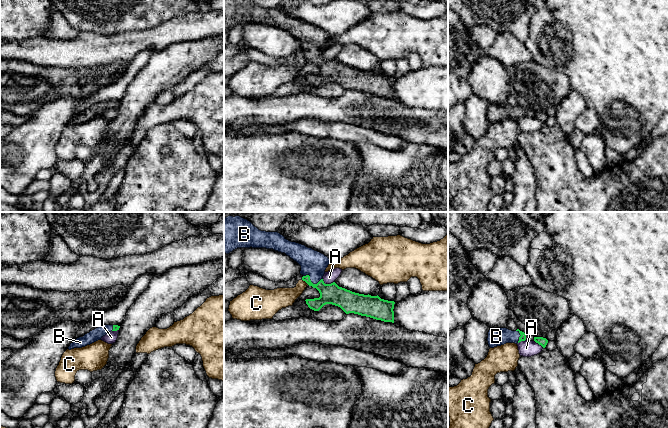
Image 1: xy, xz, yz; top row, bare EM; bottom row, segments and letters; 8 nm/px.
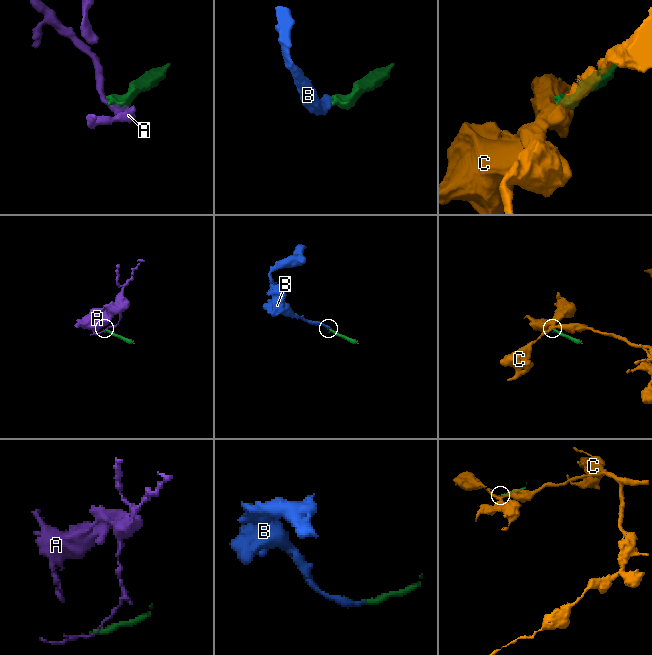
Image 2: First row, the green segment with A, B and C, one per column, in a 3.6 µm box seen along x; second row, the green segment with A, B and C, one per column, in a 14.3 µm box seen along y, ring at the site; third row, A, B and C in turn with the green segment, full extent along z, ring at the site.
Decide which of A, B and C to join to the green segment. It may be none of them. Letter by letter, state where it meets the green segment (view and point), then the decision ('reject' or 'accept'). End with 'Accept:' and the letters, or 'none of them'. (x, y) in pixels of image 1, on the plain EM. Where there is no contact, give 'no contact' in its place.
A: contact xz (328, 60); reject
B: contact xz (310, 57); accept
C: contact xz (305, 57); reject
Accept: B

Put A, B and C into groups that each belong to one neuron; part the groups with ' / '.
A / B / C

